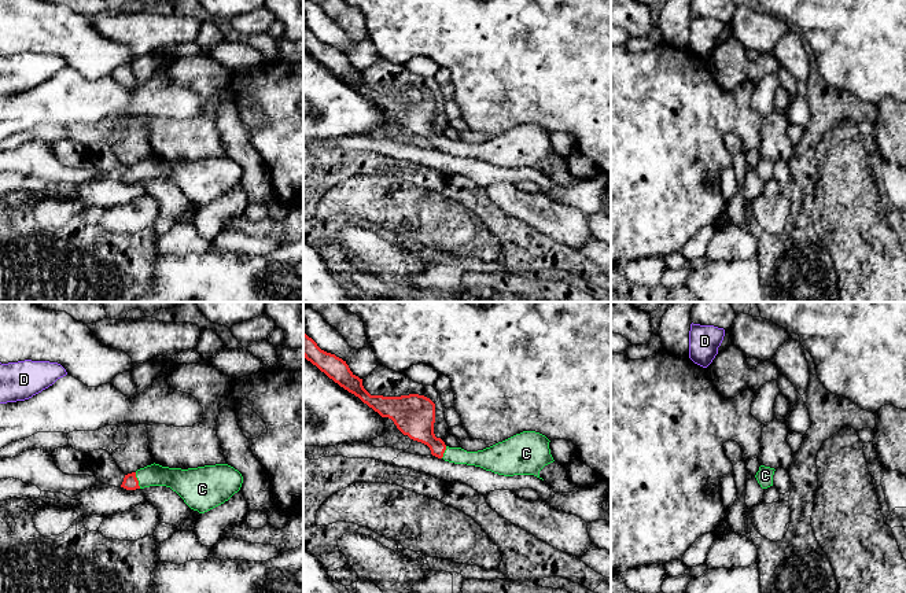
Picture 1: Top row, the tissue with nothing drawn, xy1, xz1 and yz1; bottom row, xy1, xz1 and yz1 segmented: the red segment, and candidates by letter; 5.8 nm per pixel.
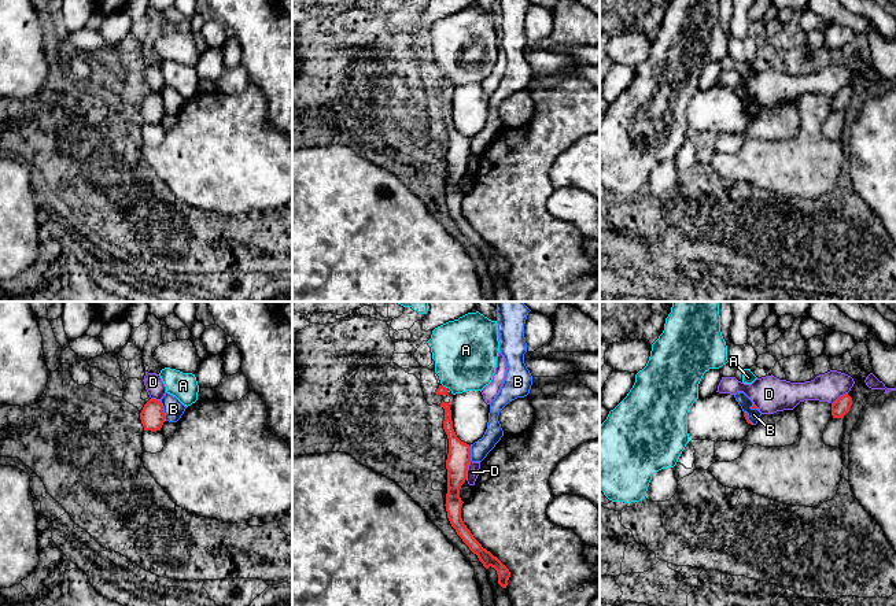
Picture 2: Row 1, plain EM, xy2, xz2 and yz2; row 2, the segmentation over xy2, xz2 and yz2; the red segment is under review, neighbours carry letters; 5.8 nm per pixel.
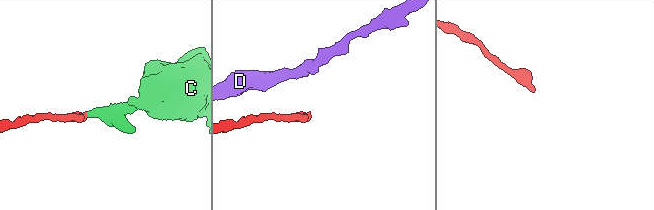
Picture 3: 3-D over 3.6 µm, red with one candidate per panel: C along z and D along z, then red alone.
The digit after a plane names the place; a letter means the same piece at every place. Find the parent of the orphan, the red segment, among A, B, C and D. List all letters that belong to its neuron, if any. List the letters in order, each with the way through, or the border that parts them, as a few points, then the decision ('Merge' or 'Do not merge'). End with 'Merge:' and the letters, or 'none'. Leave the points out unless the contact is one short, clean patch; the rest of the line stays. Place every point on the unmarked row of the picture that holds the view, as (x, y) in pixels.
A: Do not merge
B: Boundary: xy2 (159, 93), (165, 113). Do not merge
C: Path across: xy1 (131, 175), (137, 173), (180, 173). Merge
D: Do not merge
Merge: C

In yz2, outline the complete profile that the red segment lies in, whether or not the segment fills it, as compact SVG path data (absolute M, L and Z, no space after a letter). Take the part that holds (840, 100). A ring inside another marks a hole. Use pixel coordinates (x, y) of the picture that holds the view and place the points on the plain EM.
M848 86L840 89L832 97L833 111L844 111L844 108L849 104L851 99L852 99L852 90Z

